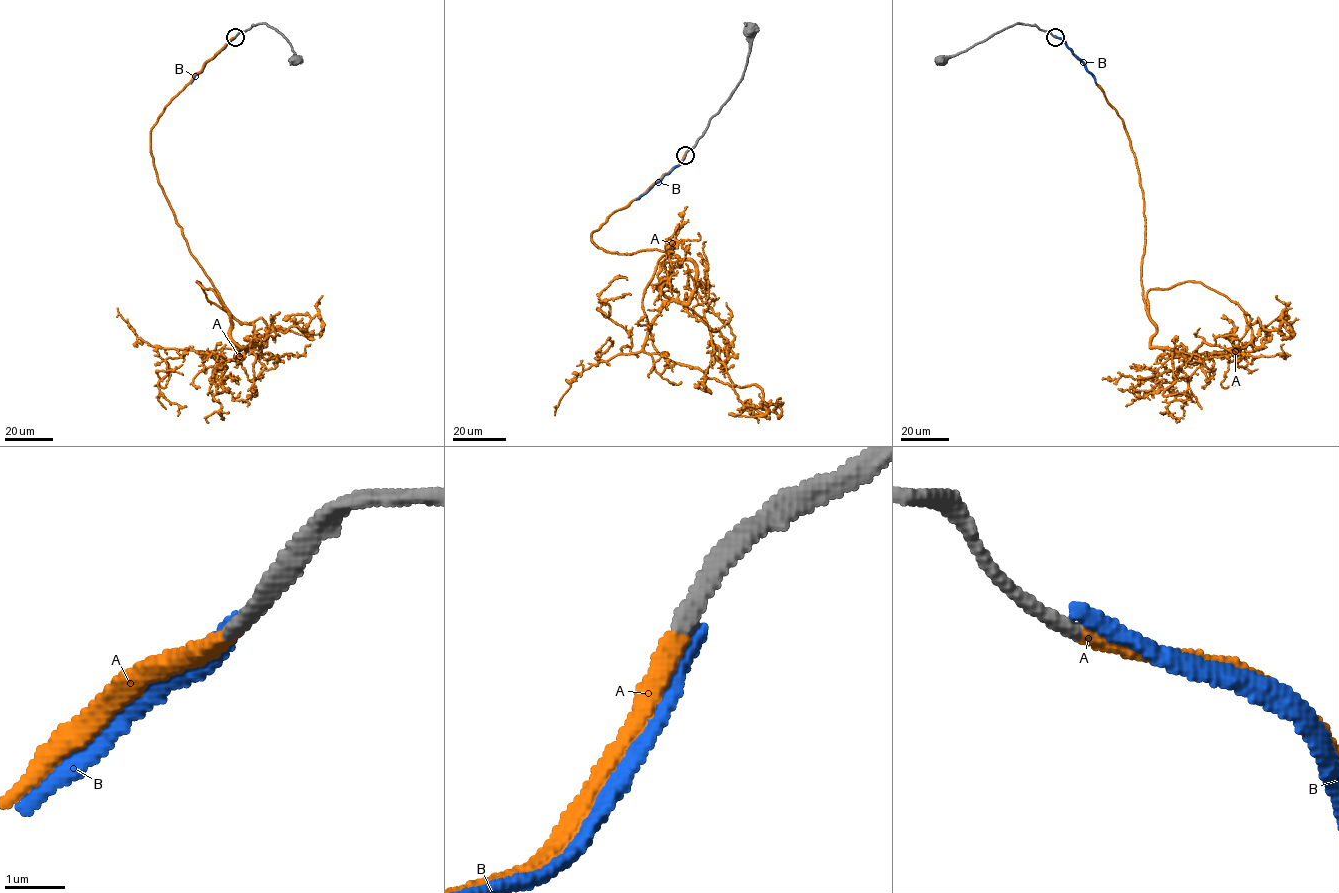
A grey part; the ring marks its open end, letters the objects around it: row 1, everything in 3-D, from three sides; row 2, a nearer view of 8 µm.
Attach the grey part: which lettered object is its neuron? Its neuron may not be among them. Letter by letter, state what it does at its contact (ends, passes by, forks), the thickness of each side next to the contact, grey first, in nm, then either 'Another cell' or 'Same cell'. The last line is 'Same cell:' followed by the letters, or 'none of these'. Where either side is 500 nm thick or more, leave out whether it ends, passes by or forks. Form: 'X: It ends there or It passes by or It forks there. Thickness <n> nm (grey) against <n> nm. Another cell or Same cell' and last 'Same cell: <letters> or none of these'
A: It ends there. Thickness 320 nm (grey) against 280 nm. Same cell
B: It ends there. Thickness 320 nm (grey) against 340 nm. Another cell
Same cell: A

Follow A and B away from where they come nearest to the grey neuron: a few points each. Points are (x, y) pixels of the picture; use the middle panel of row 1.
A: (685, 154), (591, 240), (675, 254), (643, 298), (653, 346), (756, 385), (766, 412), (742, 411)
B: (685, 154), (679, 164), (636, 199)

